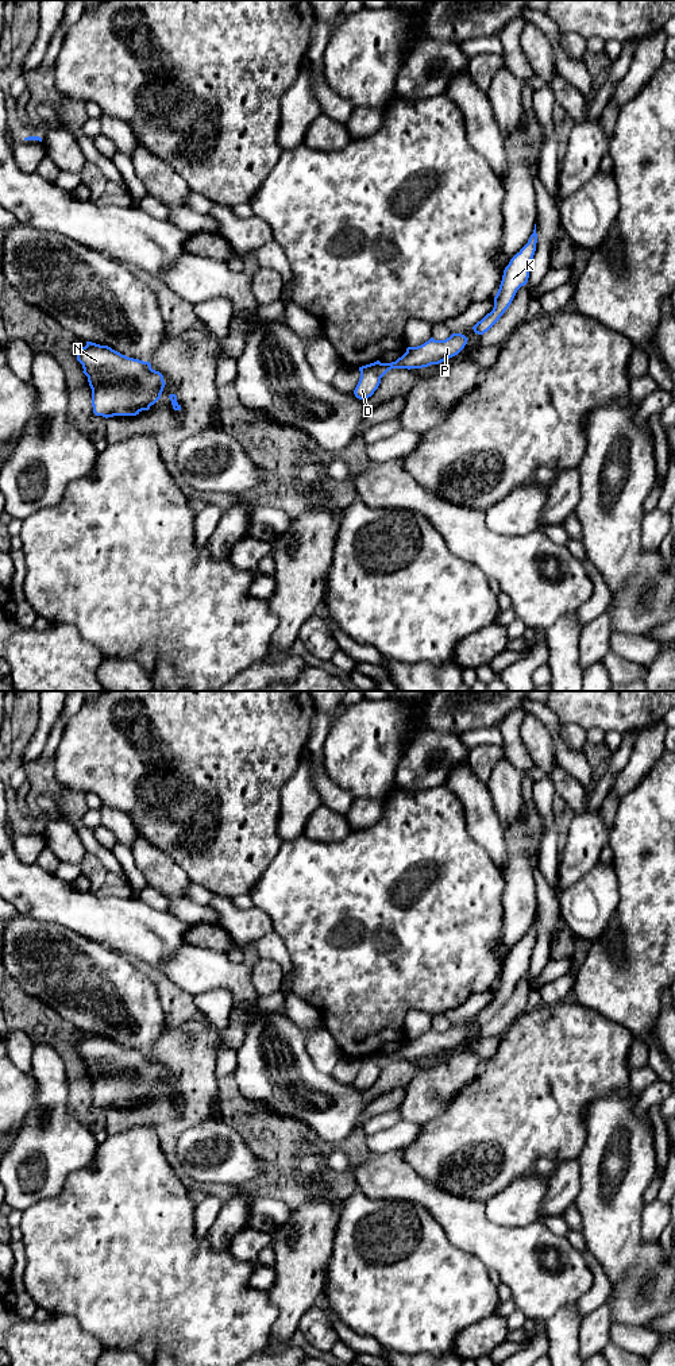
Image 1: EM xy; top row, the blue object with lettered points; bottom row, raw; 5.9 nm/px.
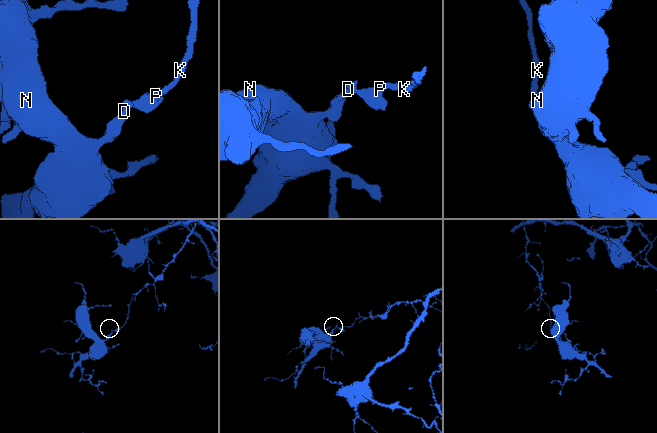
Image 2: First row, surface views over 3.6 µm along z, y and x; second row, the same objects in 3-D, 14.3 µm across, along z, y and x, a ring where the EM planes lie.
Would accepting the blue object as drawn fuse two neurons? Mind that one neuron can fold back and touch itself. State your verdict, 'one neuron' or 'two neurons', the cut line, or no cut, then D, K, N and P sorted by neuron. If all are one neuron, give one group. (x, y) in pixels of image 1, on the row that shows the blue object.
two neurons; cut xy (380, 363), (381, 377); groups D N / K P

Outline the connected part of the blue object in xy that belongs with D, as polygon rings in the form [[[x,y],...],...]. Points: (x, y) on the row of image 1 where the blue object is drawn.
[[[377,360],[374,363],[359,367],[360,378],[354,390],[354,394],[359,400],[366,400],[374,394],[381,383],[381,373],[379,373],[381,362]]]

